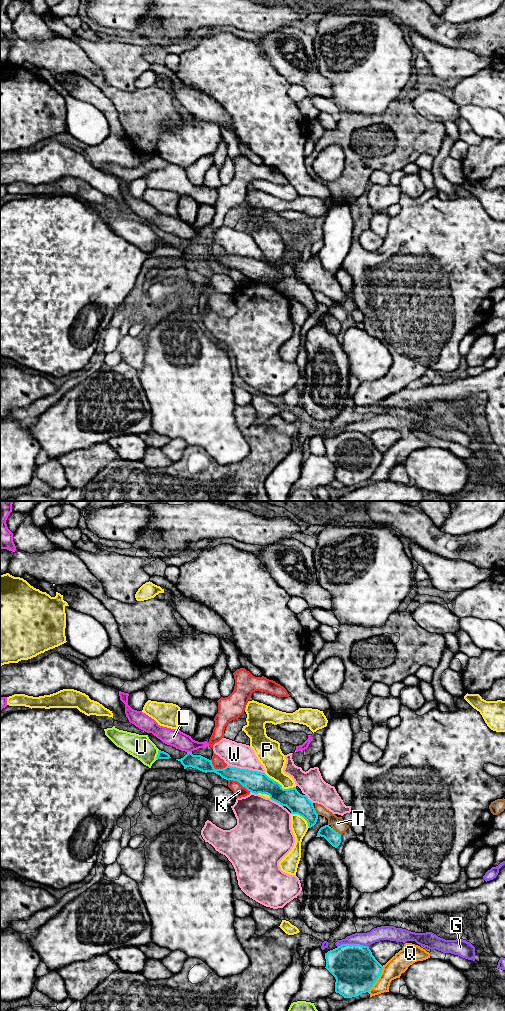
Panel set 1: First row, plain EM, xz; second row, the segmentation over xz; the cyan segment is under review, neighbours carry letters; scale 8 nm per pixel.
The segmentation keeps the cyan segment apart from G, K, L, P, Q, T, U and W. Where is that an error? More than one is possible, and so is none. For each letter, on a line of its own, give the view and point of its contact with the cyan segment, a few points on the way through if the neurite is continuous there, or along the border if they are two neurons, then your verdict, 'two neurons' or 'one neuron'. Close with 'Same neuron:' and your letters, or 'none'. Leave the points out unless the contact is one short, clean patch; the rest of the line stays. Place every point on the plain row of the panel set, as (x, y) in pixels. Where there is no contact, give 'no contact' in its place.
G: meets cyan in xz at (352, 432); two neurons
K: meets cyan in xz at (239, 270); two neurons
L: meets cyan in xz at (189, 240); border along xz (187, 239), (191, 240); two neurons
P: meets cyan in xz at (280, 273); one neuron
Q: meets cyan in xz at (377, 466); two neurons
T: meets cyan in xz at (335, 319); two neurons
U: meets cyan in xz at (157, 243); two neurons
W: meets cyan in xz at (246, 257); two neurons
Same neuron: P

